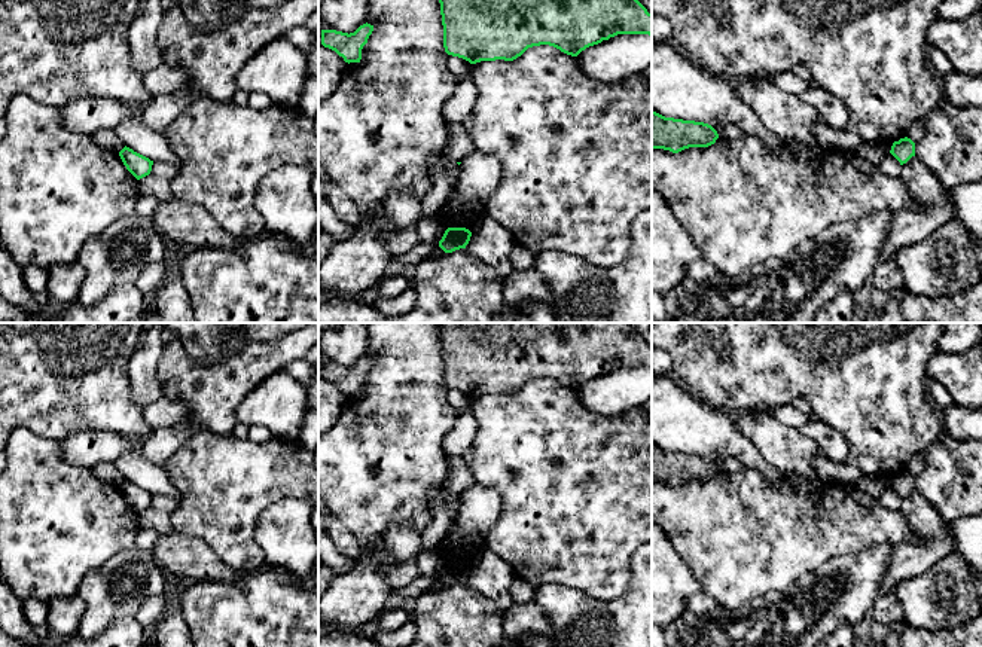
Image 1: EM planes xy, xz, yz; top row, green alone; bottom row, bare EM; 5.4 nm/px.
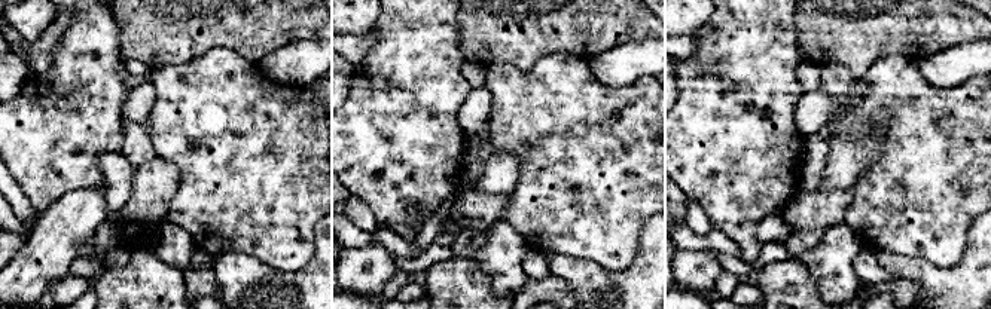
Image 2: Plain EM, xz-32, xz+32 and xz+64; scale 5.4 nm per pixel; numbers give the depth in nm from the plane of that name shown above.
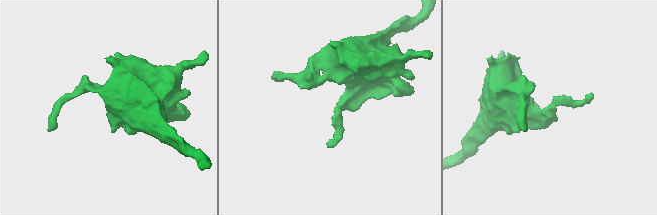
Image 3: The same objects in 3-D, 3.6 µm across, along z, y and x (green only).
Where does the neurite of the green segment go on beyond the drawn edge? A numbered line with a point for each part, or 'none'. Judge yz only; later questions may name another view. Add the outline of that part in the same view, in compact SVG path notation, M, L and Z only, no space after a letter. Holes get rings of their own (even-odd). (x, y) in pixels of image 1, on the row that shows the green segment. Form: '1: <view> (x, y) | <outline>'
none

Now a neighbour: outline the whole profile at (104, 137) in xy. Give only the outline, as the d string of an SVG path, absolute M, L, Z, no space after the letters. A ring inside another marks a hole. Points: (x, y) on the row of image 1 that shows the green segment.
M103 128L94 132L91 137L98 146L118 152L118 153L125 147L122 140L116 135L115 129Z

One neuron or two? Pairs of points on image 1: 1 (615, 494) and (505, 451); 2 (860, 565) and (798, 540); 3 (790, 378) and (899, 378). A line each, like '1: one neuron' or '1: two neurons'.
1: one neuron
2: two neurons
3: one neuron

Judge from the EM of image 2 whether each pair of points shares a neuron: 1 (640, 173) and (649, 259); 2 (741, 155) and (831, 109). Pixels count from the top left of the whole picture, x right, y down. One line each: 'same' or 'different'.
1: different
2: different

